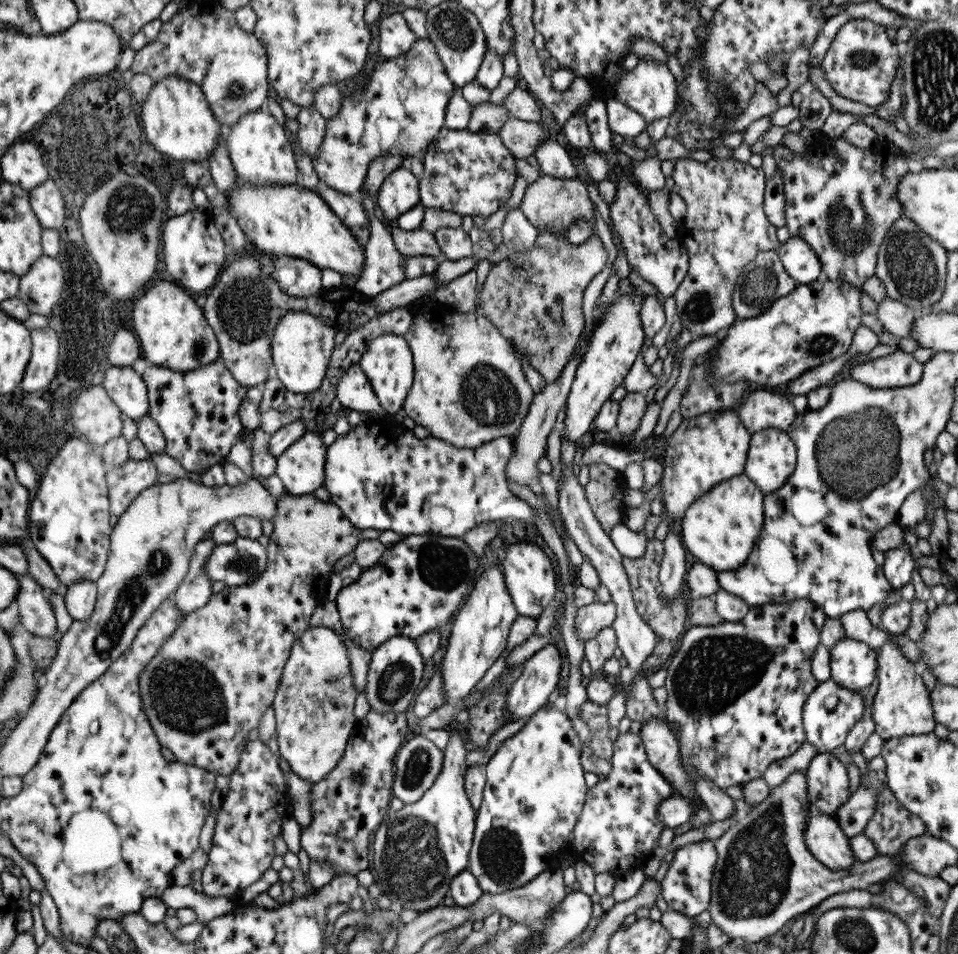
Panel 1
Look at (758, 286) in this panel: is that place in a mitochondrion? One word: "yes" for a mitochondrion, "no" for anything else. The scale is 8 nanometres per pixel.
yes

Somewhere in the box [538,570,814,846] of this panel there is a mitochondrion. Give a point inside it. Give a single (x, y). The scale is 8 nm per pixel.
(712, 668)

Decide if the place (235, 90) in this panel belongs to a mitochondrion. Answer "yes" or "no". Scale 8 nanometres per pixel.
yes

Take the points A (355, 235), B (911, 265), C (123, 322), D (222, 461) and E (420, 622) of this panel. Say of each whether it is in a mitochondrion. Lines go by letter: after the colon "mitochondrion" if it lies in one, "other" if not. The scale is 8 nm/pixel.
A: other
B: mitochondrion
C: other
D: other
E: other

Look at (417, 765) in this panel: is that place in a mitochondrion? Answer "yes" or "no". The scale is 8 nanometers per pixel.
yes

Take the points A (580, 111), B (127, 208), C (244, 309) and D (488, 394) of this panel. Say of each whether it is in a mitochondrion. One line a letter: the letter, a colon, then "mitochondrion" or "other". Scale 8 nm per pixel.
A: other
B: mitochondrion
C: mitochondrion
D: mitochondrion

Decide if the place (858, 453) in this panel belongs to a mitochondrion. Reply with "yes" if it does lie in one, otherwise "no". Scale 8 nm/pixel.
yes

